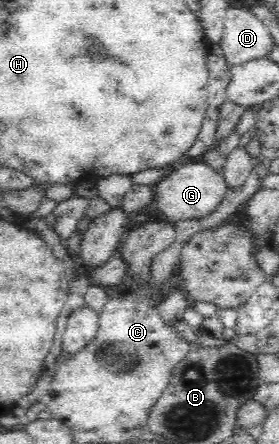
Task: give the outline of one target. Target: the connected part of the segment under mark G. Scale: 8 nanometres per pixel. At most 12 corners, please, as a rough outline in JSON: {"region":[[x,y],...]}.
{"region":[[203,160],[176,166],[152,186],[170,221],[209,216],[229,190]]}

